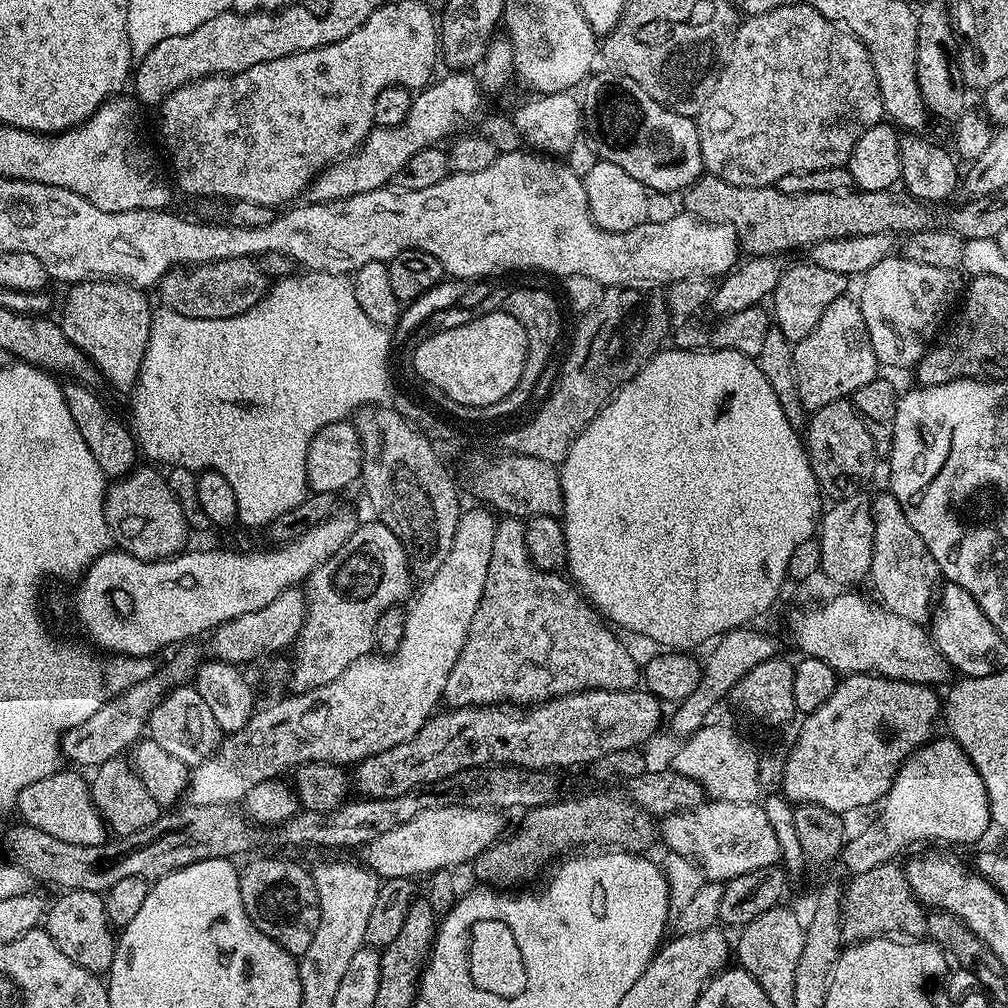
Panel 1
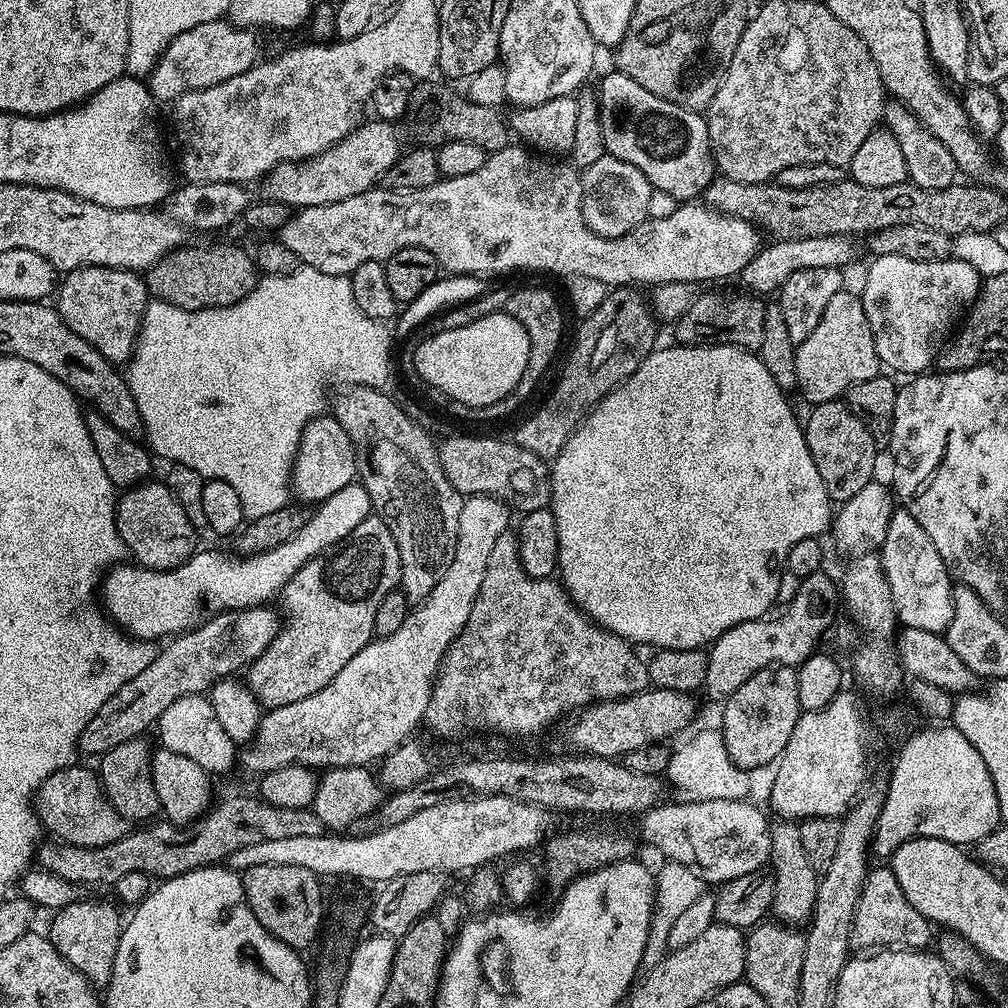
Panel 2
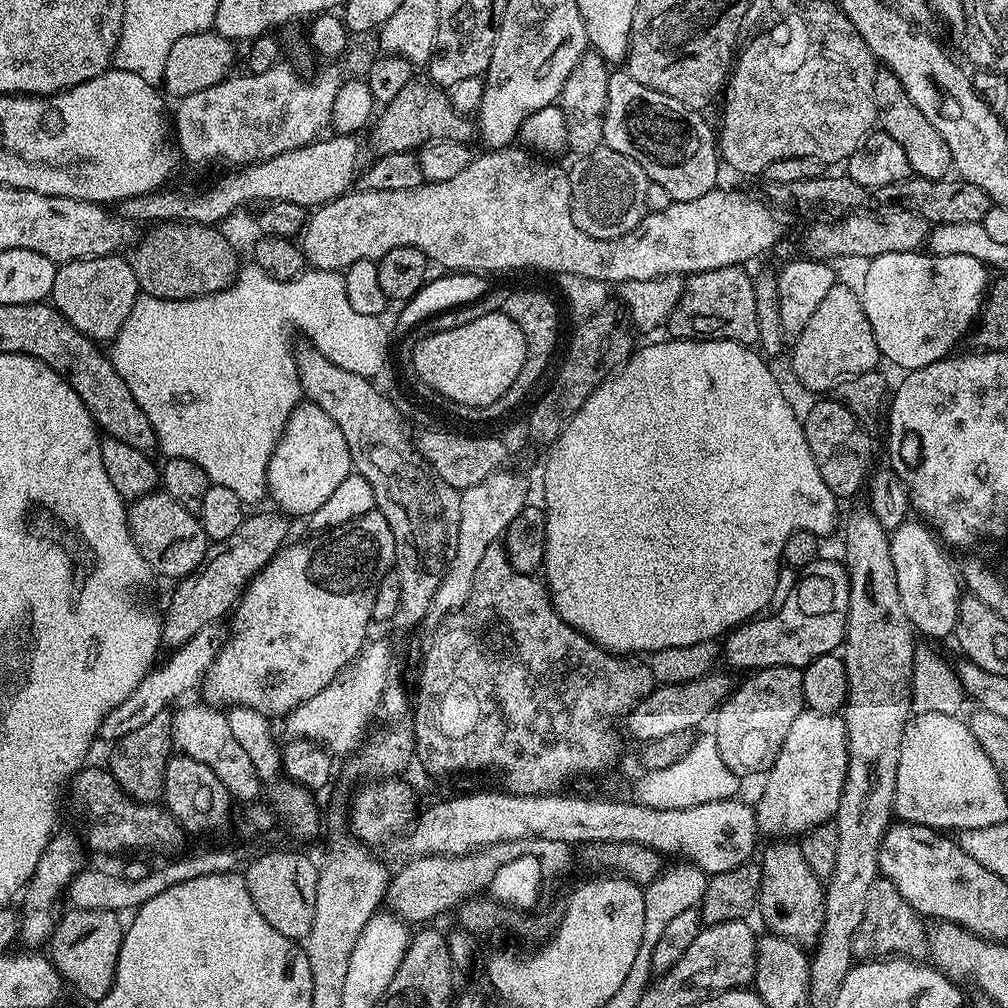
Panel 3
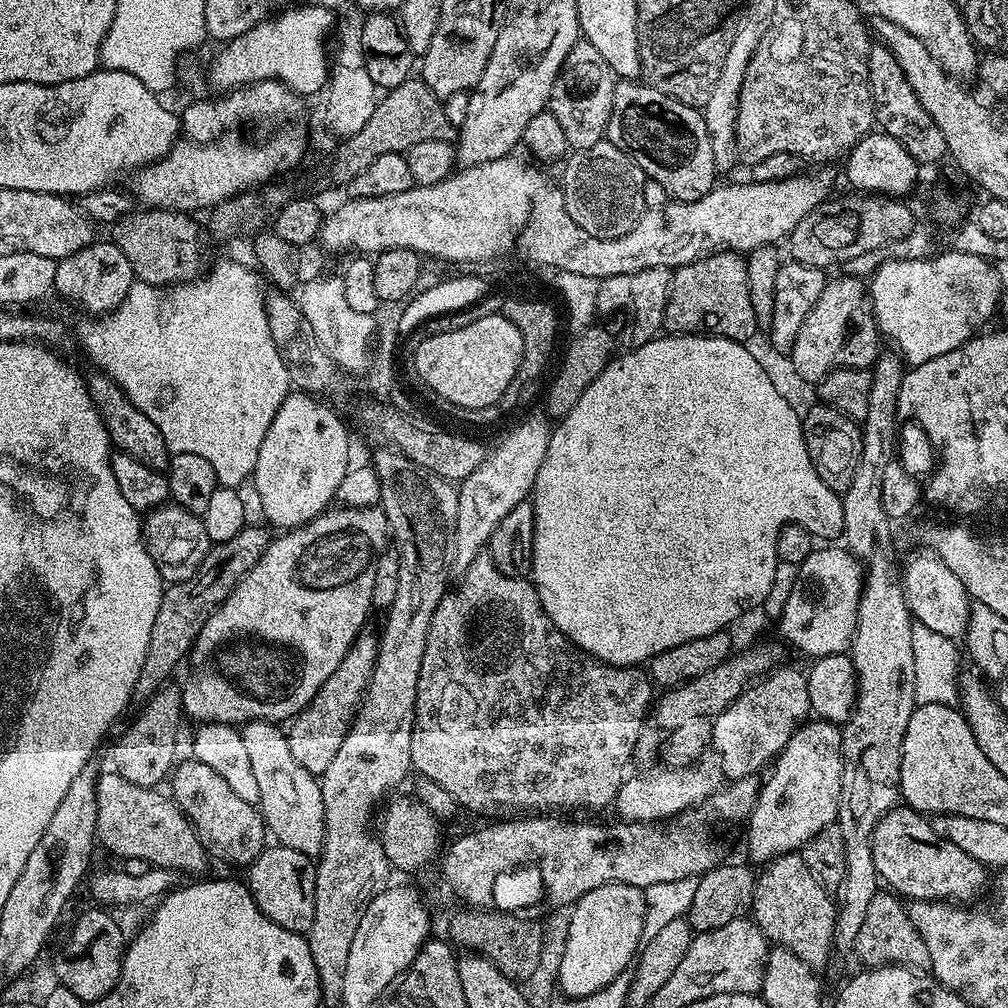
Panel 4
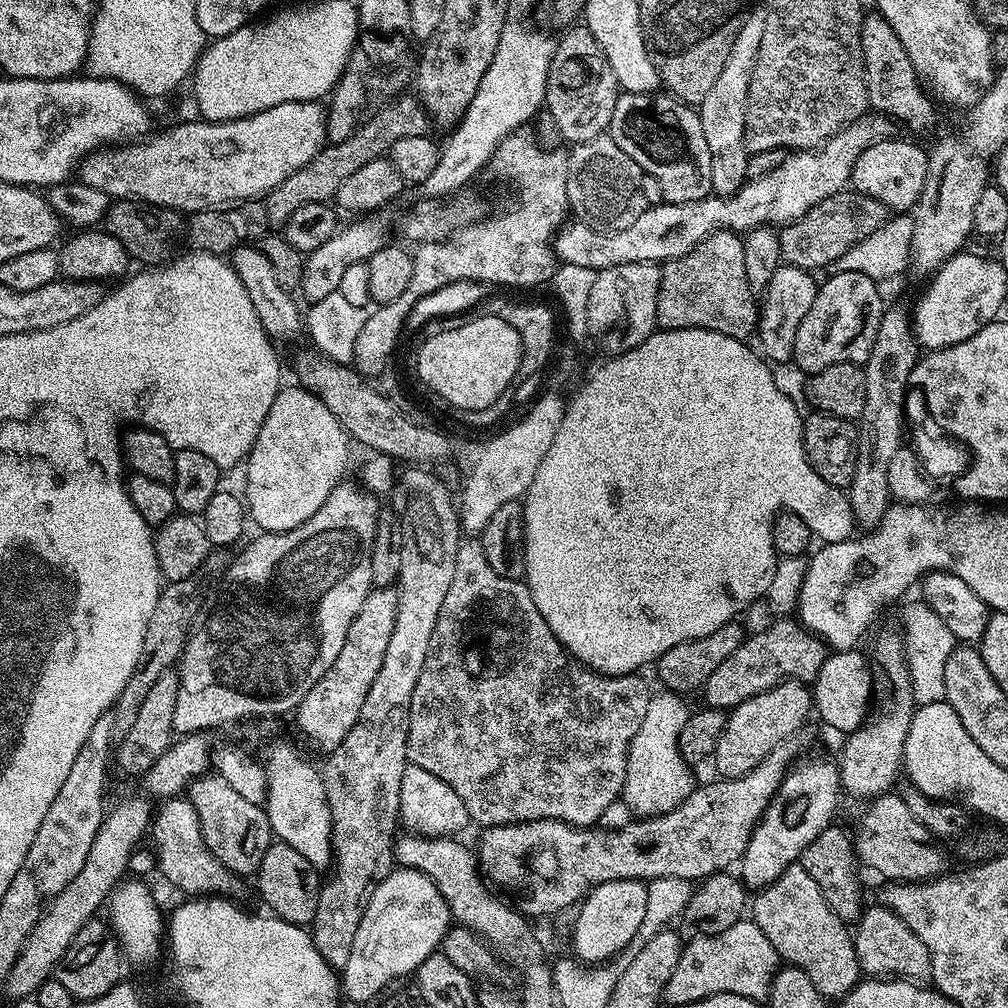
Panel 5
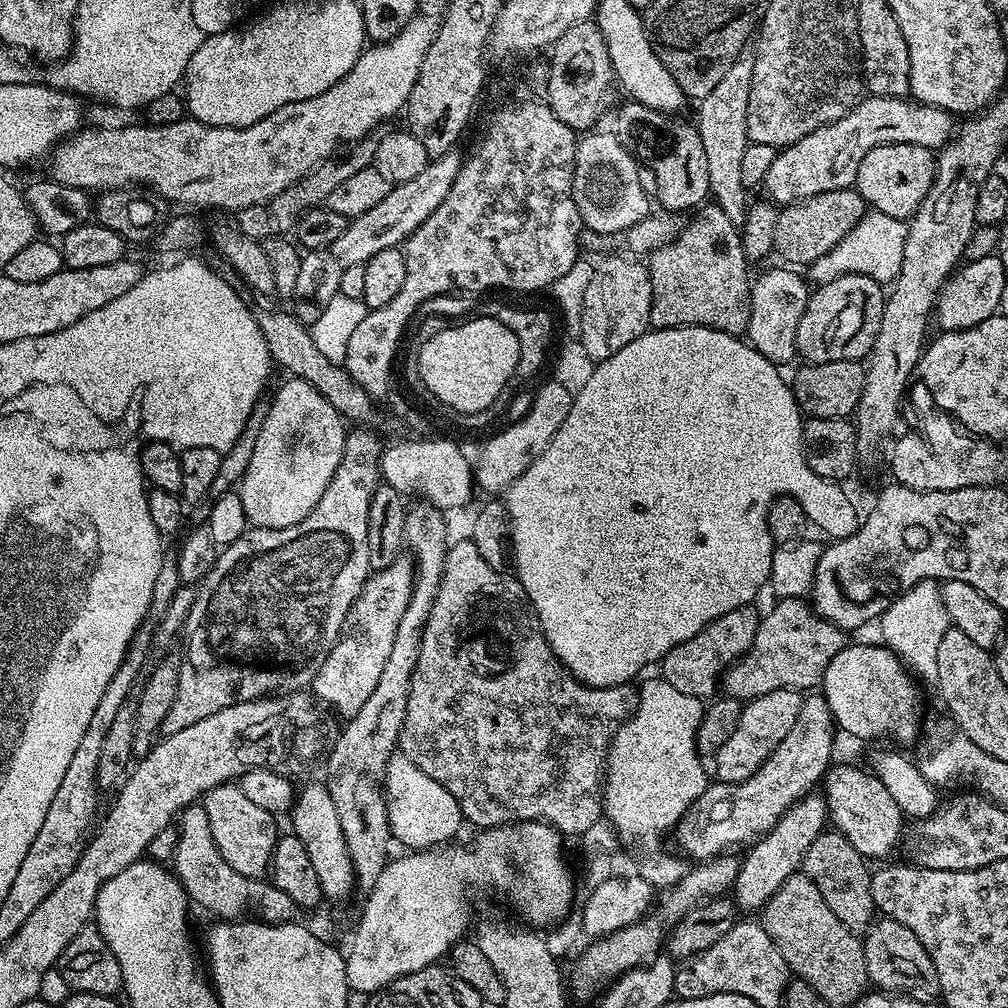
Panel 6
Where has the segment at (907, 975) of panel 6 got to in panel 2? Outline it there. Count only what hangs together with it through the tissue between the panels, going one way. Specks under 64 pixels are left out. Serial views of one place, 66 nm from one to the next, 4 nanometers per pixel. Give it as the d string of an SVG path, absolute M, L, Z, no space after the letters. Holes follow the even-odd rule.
M873 867L862 886L854 922L850 930L850 942L856 950L884 950L889 946L899 946L904 950L924 950L933 943L933 925L906 899L898 878L894 878L891 867Z

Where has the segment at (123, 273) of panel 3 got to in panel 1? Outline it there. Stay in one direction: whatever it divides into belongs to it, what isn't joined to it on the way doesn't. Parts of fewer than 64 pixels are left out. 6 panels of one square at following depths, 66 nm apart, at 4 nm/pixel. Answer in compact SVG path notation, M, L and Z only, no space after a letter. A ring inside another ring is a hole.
M93 278L67 289L64 313L58 316L60 329L78 350L88 355L100 371L103 383L124 394L131 393L140 377L140 367L148 349L154 308L148 305L149 293L122 280Z

